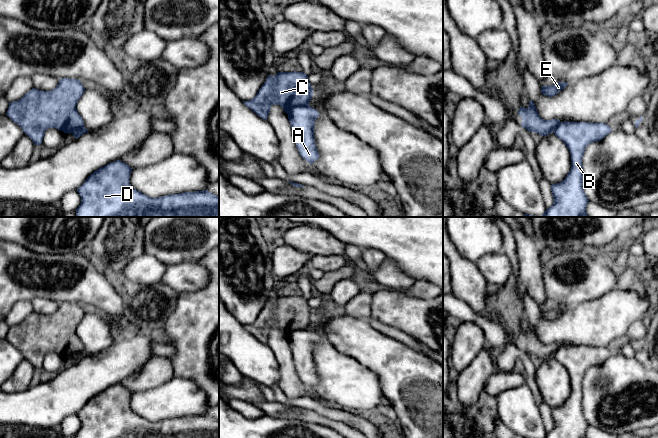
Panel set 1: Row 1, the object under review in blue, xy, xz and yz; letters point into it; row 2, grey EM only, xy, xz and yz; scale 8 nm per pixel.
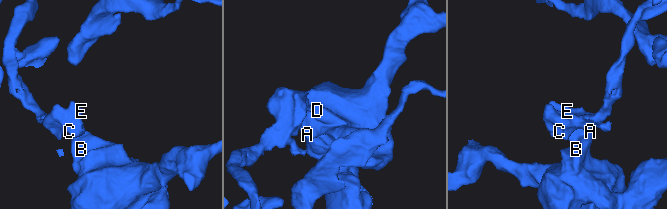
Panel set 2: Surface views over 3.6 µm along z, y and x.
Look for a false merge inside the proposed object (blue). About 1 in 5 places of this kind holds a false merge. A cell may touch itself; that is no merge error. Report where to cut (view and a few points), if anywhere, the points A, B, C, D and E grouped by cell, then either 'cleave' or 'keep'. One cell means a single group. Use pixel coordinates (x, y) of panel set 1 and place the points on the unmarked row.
no cut; A B C D E; keep

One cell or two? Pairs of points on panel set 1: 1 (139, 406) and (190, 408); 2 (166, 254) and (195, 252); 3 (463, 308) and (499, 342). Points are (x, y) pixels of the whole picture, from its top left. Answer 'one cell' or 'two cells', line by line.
1: one cell
2: one cell
3: one cell

